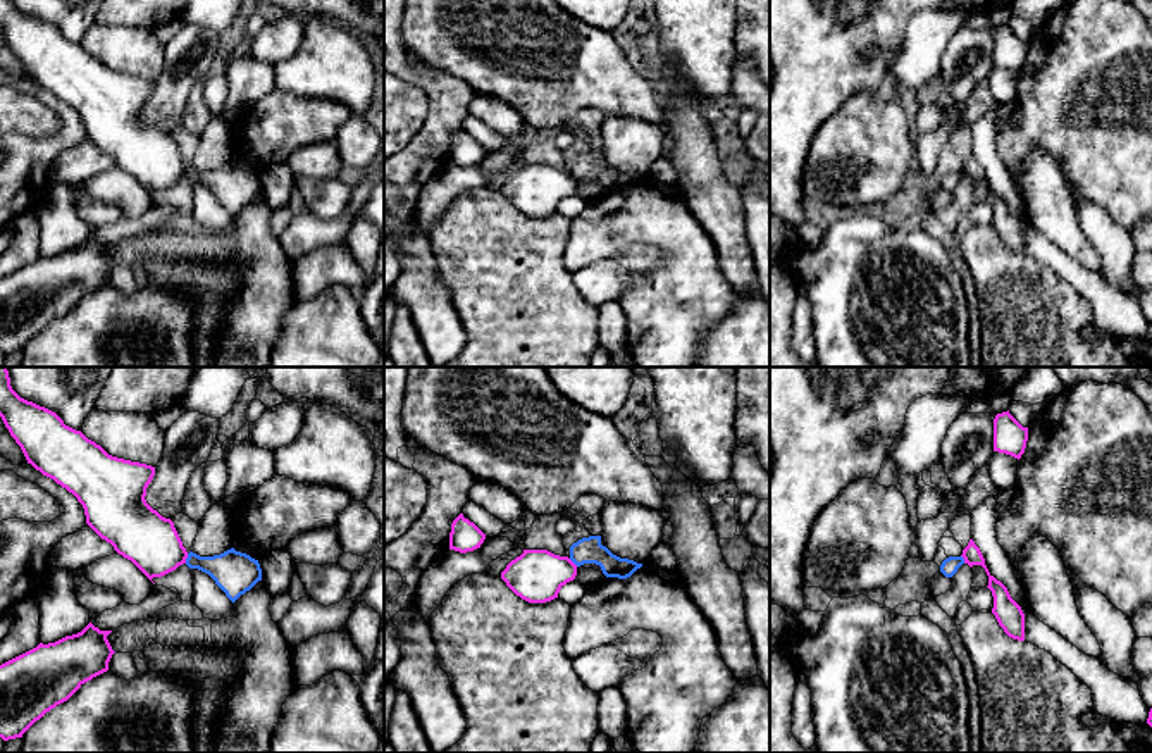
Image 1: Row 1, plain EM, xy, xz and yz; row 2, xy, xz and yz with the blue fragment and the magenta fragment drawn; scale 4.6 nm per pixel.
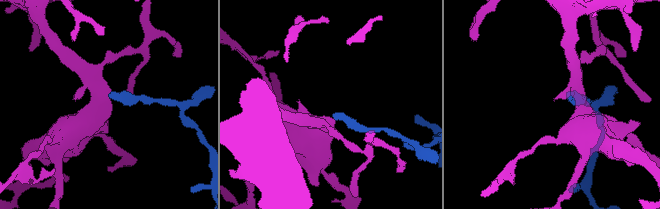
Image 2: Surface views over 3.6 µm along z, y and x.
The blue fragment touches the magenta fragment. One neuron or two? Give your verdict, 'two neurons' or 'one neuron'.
two neurons

